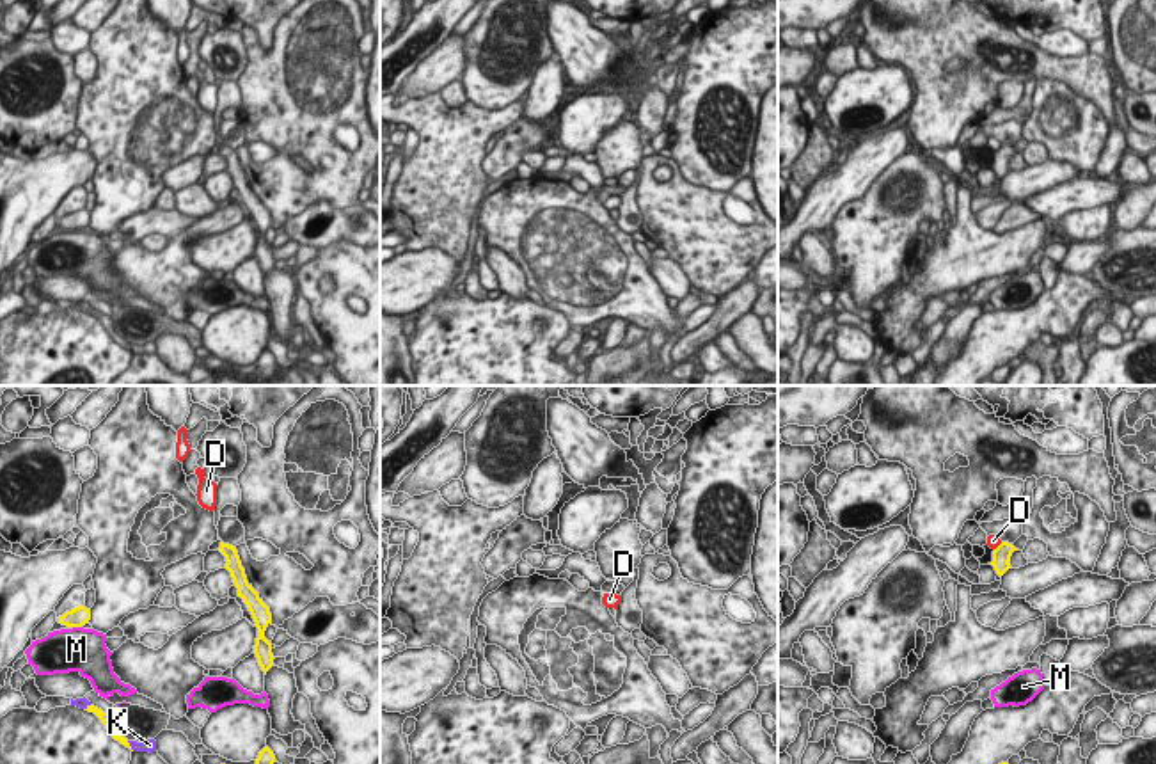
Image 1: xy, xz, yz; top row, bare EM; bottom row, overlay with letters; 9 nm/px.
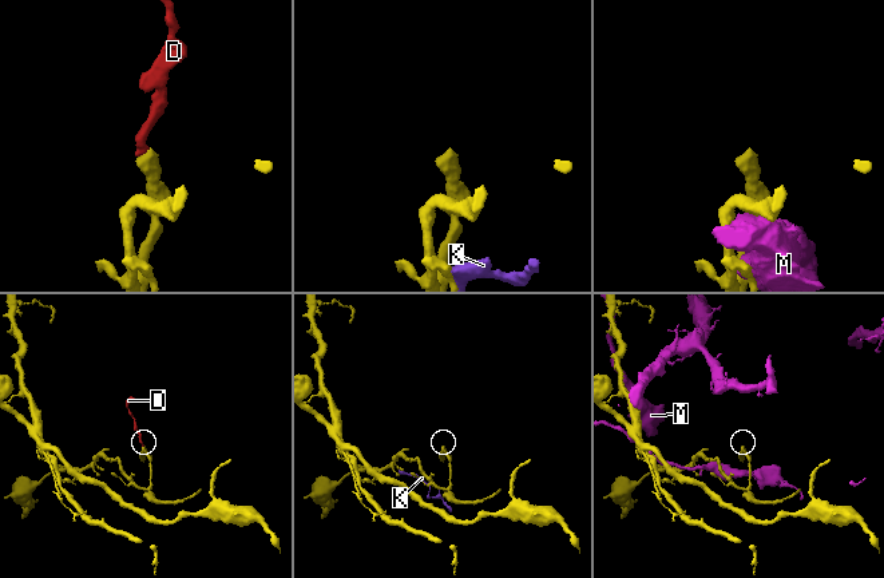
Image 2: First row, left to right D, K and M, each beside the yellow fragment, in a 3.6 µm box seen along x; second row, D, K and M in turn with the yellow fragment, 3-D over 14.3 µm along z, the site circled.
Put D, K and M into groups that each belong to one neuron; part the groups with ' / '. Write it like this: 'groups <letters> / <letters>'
groups D / K / M

